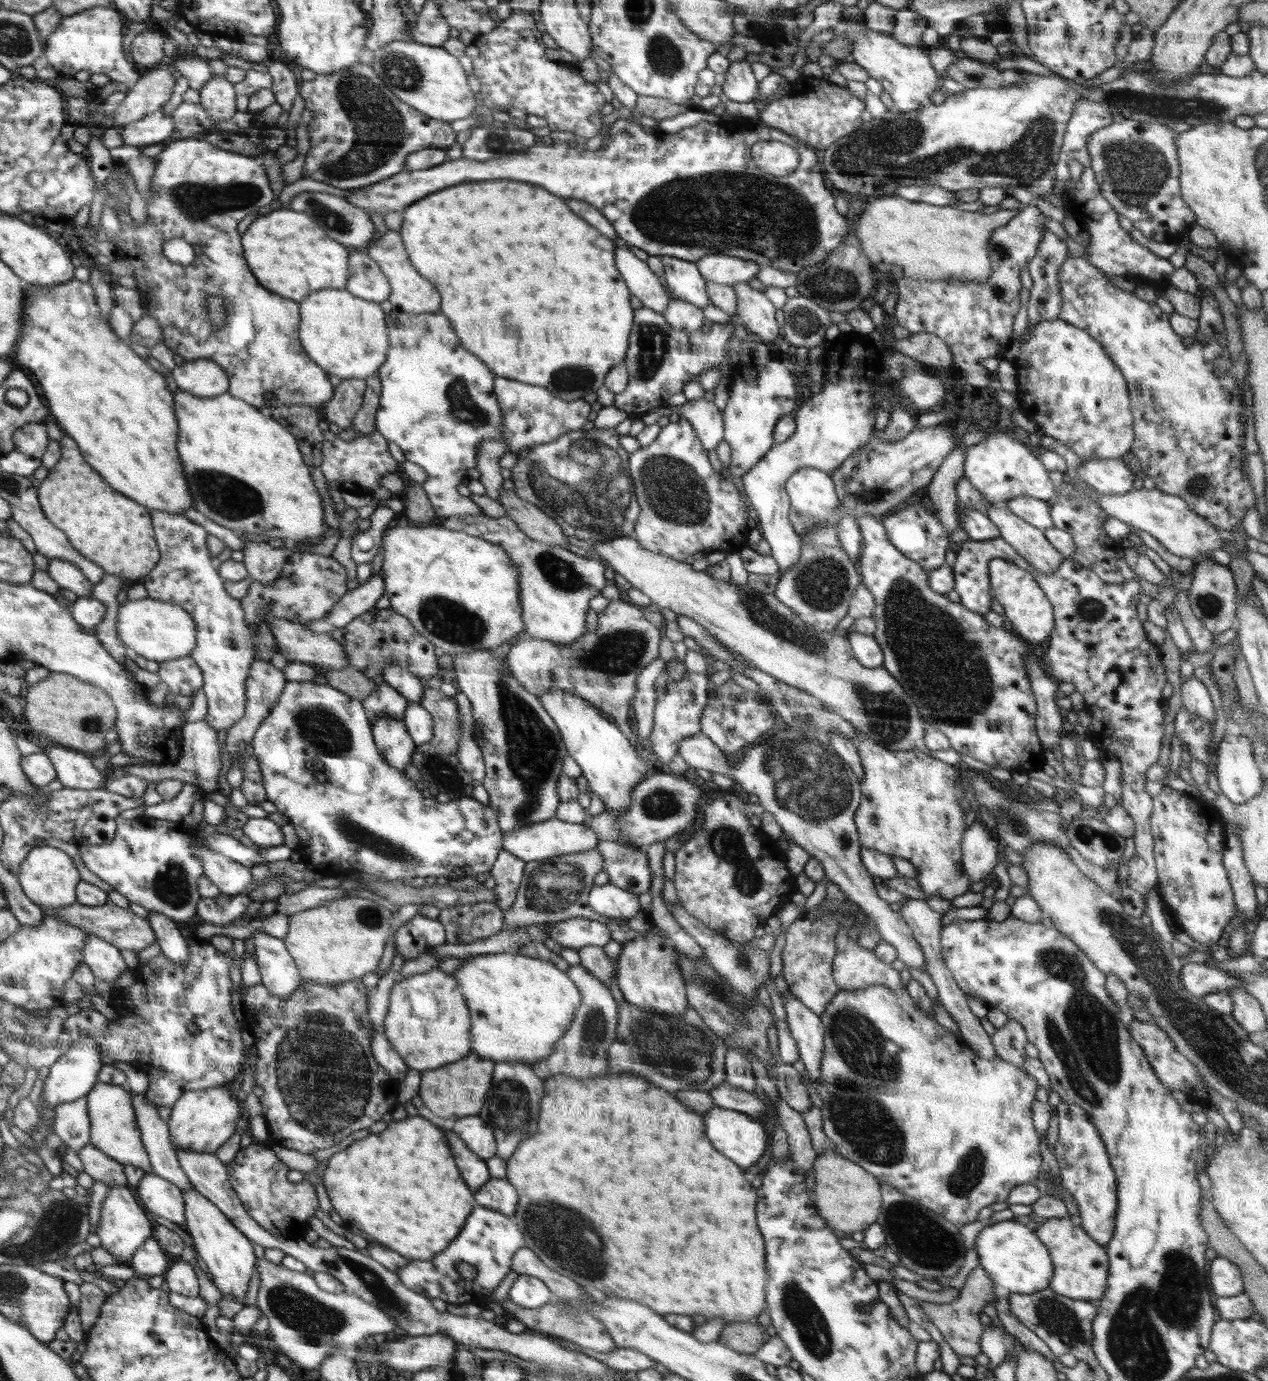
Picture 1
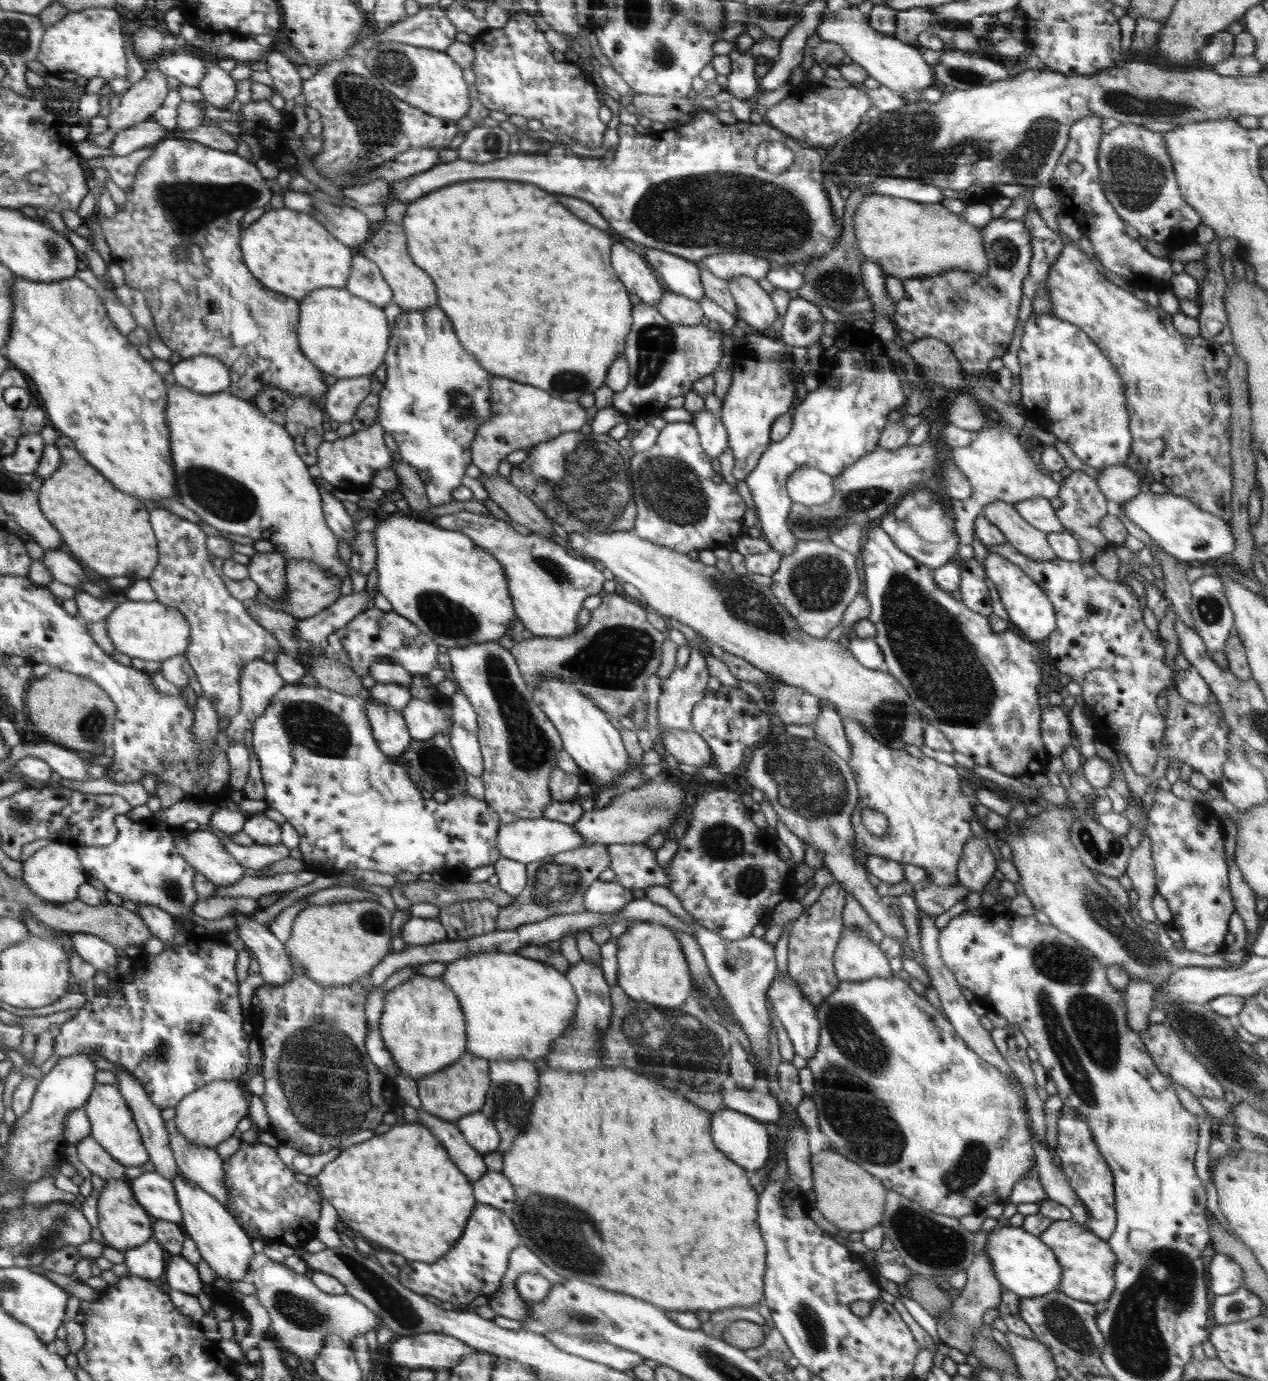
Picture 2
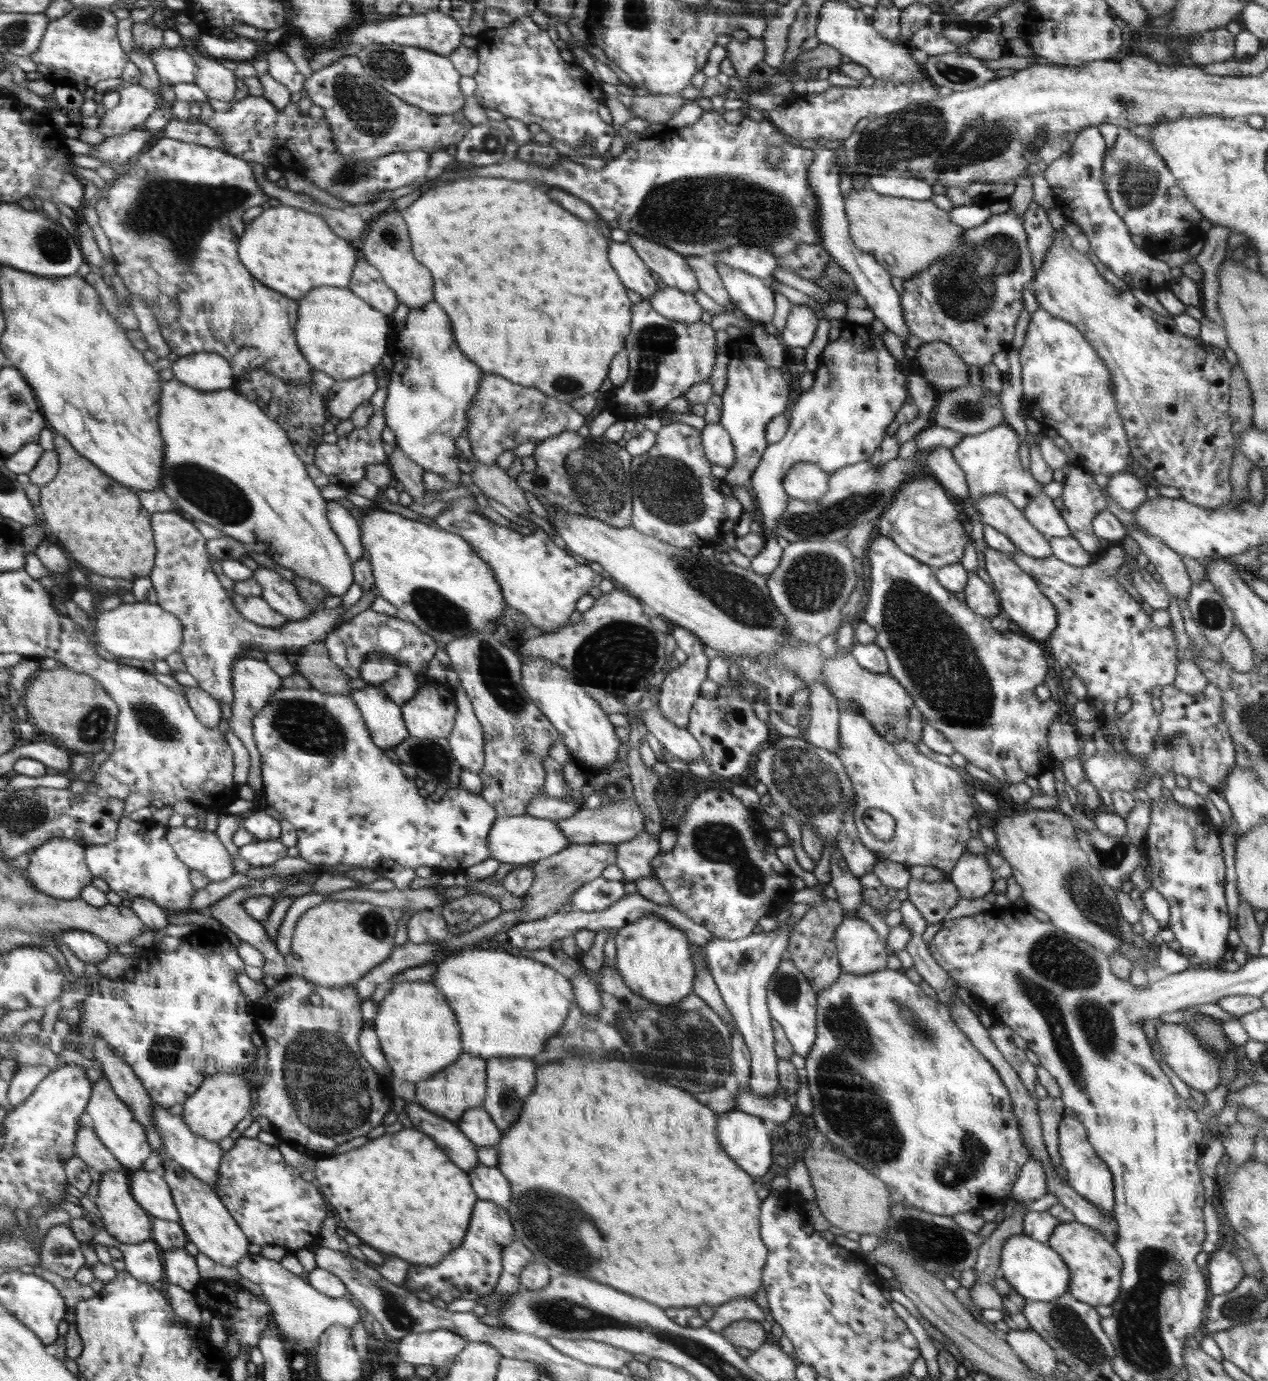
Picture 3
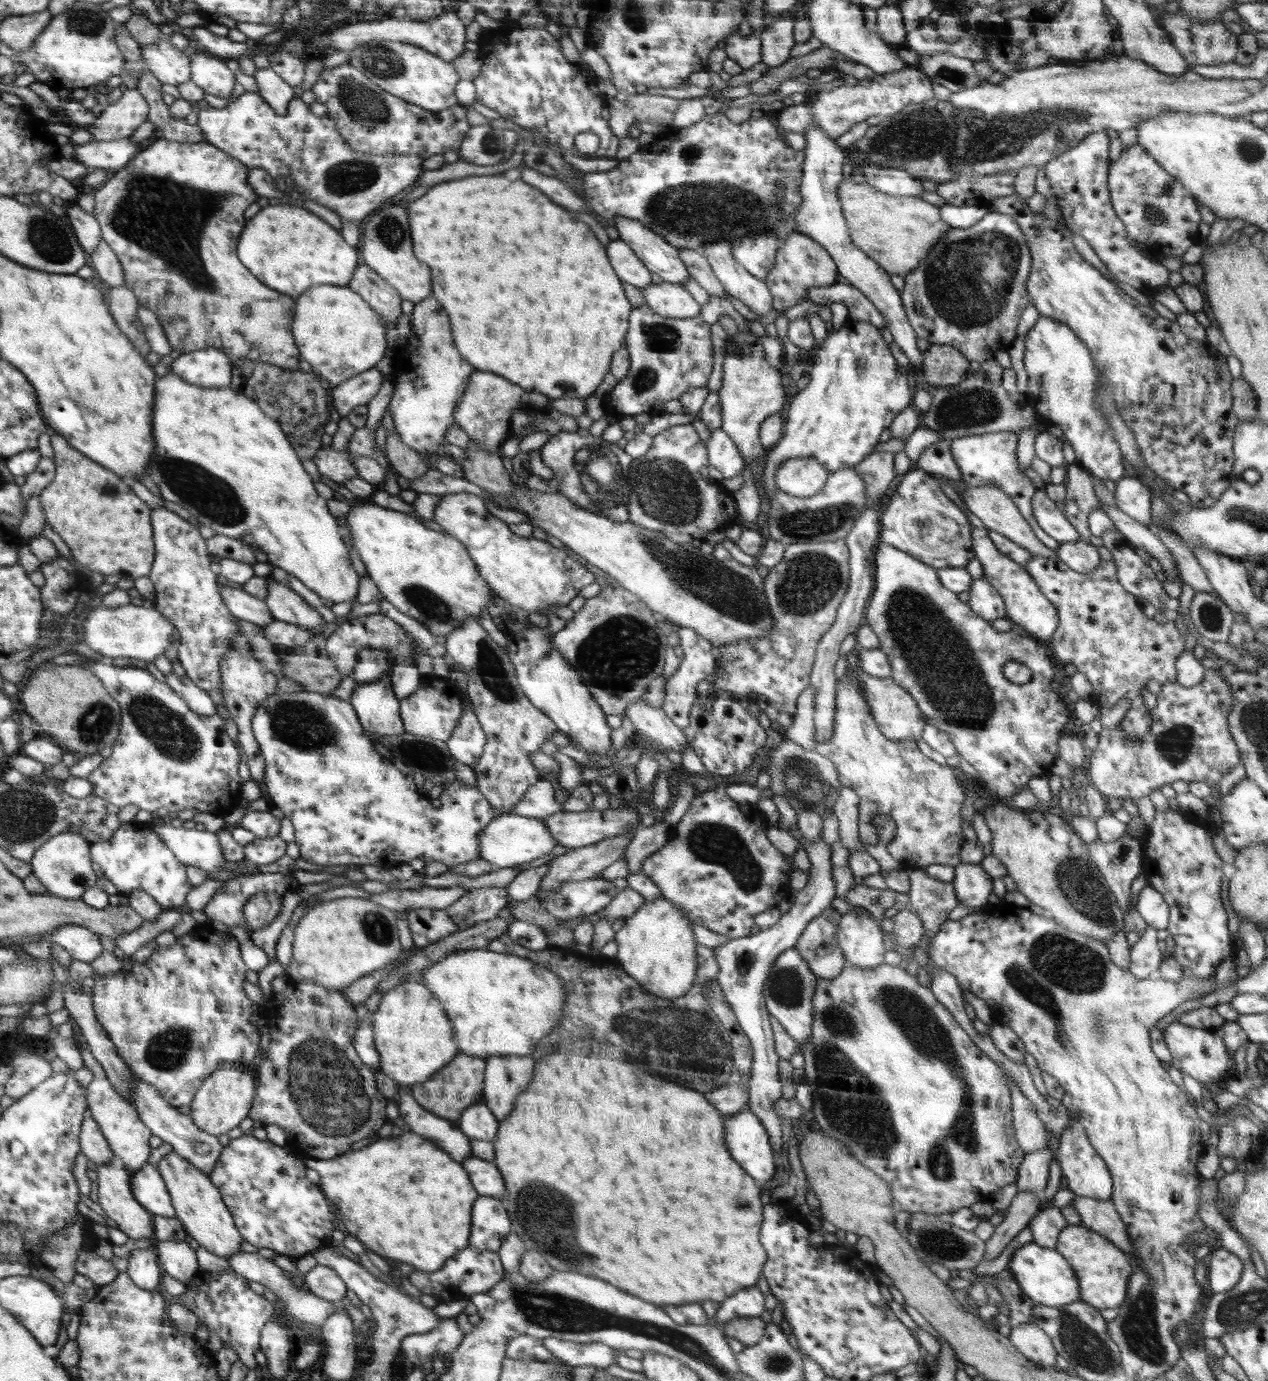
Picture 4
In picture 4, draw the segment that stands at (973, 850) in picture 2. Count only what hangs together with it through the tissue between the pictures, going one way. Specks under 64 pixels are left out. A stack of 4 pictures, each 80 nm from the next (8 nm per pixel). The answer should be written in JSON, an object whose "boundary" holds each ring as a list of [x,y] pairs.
{"boundary":[[[960,863],[951,880],[960,904],[972,908],[984,906],[993,891],[993,880],[980,863]]]}

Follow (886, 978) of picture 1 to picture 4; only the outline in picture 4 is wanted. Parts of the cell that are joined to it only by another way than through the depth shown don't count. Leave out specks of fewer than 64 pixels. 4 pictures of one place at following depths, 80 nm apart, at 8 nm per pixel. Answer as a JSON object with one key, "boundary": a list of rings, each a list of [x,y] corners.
{"boundary":[[[854,912],[841,915],[841,919],[836,931],[838,946],[842,949],[844,957],[848,959],[849,966],[860,968],[874,968],[884,962],[883,932],[878,927],[880,920]]]}

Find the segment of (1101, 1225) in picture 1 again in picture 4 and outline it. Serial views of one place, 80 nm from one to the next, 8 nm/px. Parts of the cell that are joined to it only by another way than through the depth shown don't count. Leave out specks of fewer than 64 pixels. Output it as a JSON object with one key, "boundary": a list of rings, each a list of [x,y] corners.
{"boundary":[[[1071,1118],[1072,1122],[1061,1132],[1059,1139],[1059,1147],[1057,1148],[1057,1159],[1061,1168],[1061,1174],[1068,1181],[1068,1189],[1074,1194],[1091,1199],[1110,1200],[1113,1191],[1113,1182],[1111,1179],[1110,1171],[1107,1169],[1106,1163],[1103,1158],[1100,1158],[1094,1147],[1090,1144],[1085,1128],[1076,1120]]]}

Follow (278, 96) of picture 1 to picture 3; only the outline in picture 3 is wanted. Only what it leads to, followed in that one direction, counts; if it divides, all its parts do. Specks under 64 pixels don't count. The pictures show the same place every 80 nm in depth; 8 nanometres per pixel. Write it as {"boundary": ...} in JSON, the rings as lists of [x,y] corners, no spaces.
{"boundary":[[[278,48],[270,51],[266,60],[268,61],[268,75],[271,75],[276,82],[284,85],[297,98],[306,78],[298,72],[294,62],[288,58],[284,51],[280,51]]]}

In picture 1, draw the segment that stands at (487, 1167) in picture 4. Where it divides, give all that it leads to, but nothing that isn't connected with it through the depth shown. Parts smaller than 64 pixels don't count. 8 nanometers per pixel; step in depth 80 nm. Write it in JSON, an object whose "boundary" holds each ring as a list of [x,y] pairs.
{"boundary":[[[494,1178],[474,1193],[477,1205],[492,1208],[512,1217],[519,1204],[519,1193],[508,1179]]]}

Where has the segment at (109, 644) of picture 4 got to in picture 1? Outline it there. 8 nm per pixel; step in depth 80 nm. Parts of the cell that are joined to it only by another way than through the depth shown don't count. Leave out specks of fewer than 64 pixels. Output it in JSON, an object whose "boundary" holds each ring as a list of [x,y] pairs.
{"boundary":[[[148,597],[142,600],[127,600],[120,605],[116,615],[116,634],[124,648],[158,663],[190,656],[197,646],[196,624],[184,609],[180,605]]]}

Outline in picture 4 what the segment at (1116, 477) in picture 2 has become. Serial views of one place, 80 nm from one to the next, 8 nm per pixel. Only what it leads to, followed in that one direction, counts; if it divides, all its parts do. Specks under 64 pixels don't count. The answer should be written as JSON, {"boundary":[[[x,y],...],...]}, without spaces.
{"boundary":[[[1120,478],[1116,481],[1117,508],[1127,516],[1138,520],[1142,526],[1152,530],[1153,521],[1151,516],[1151,491],[1135,478]]]}

